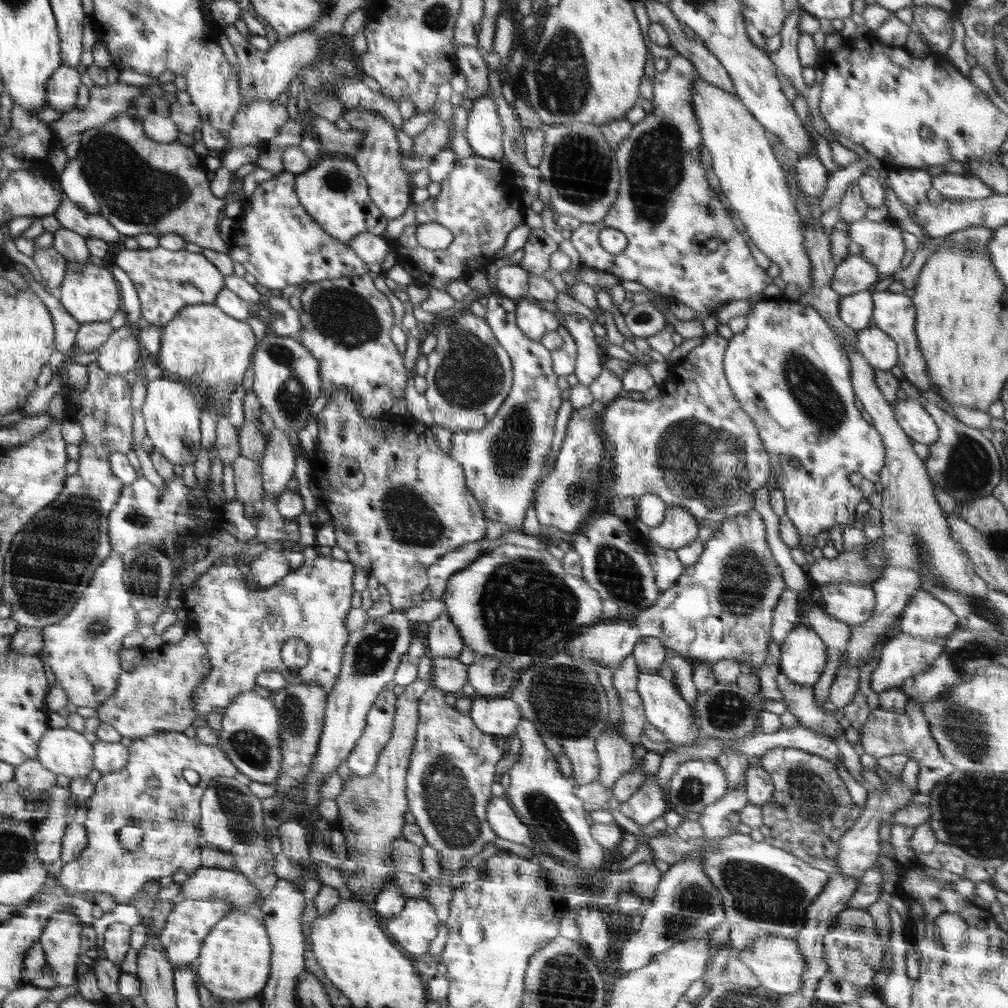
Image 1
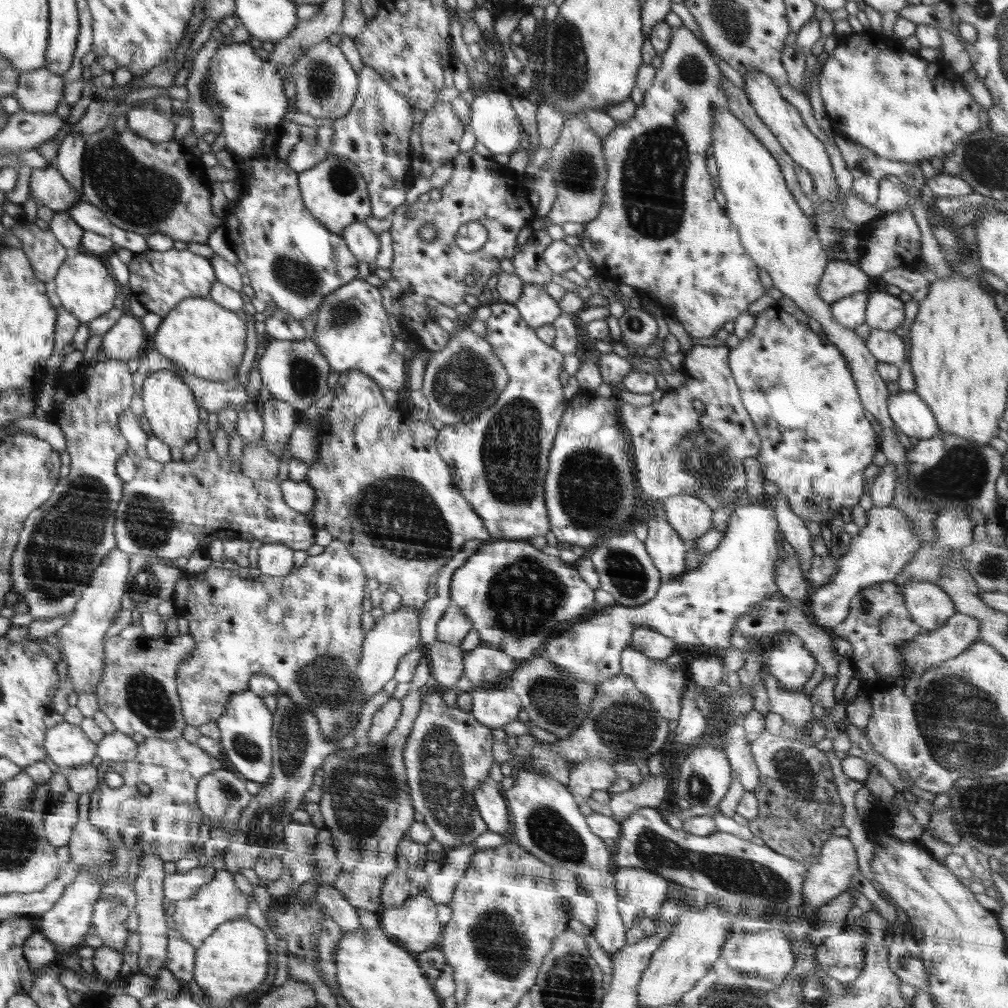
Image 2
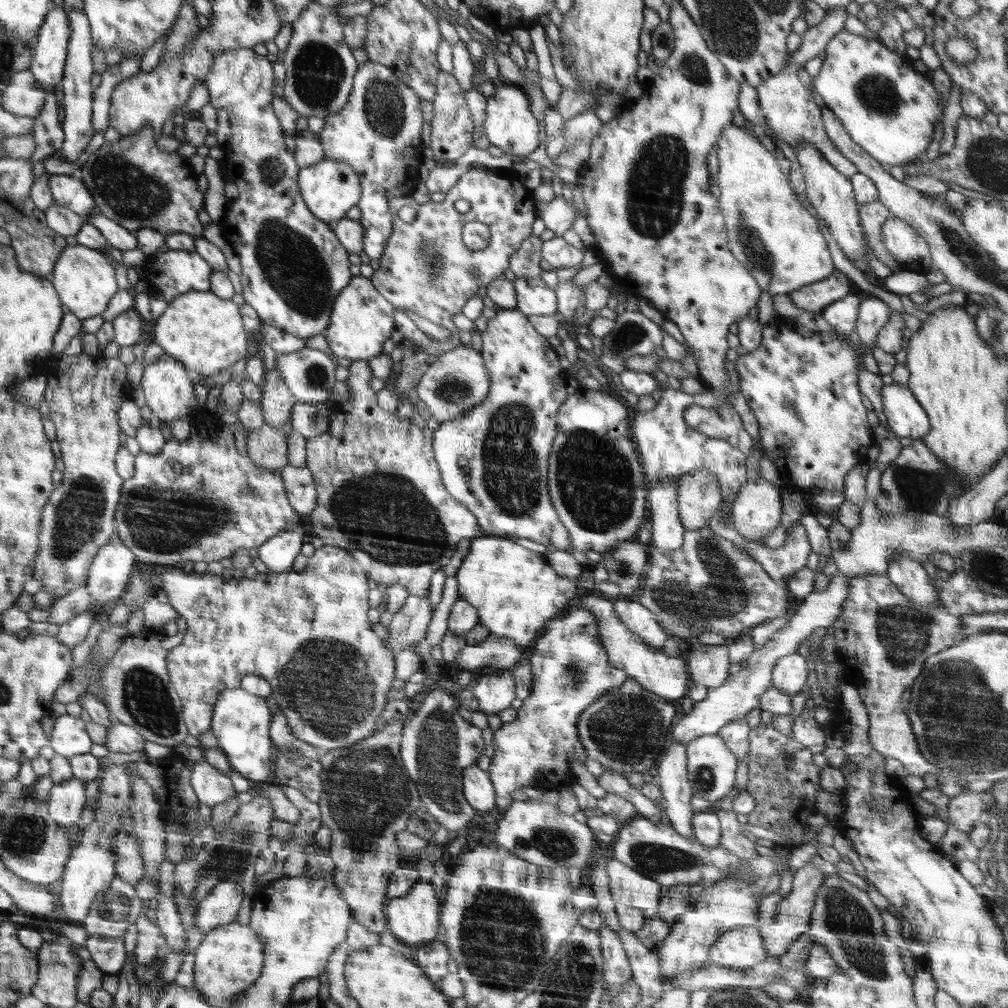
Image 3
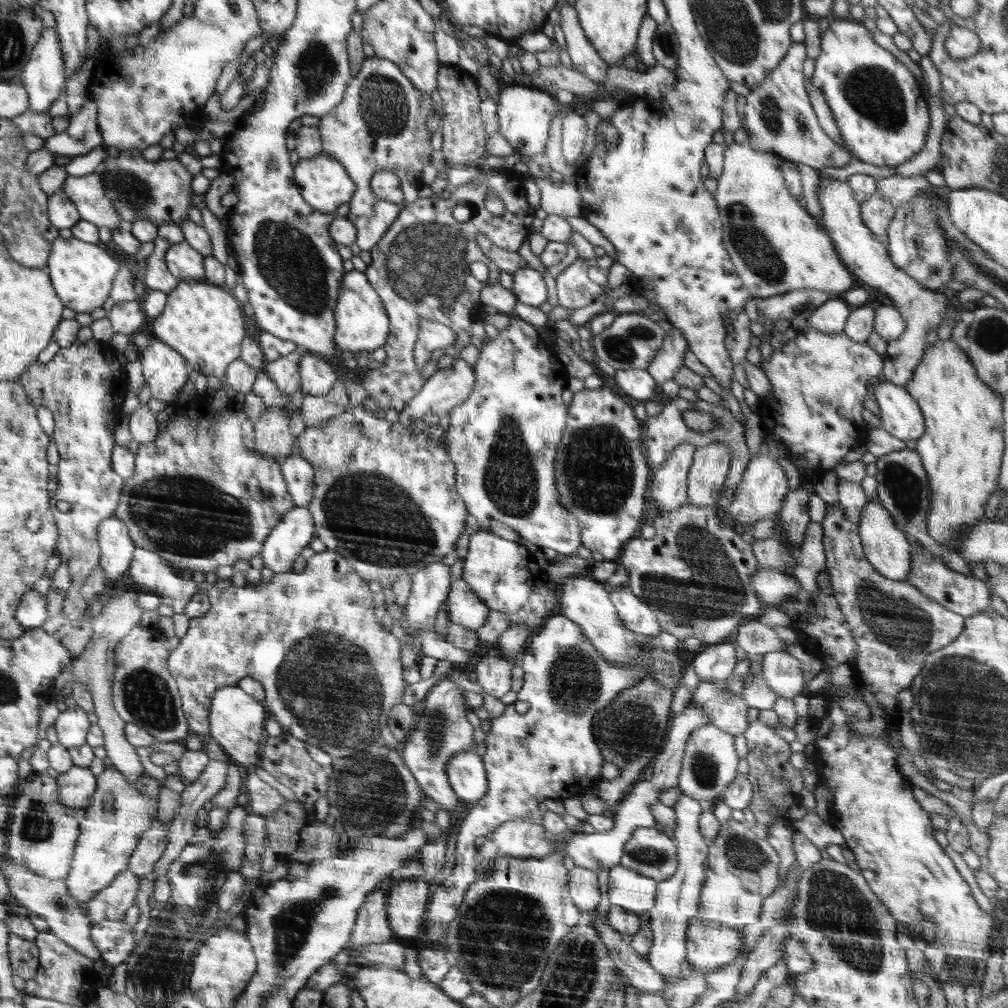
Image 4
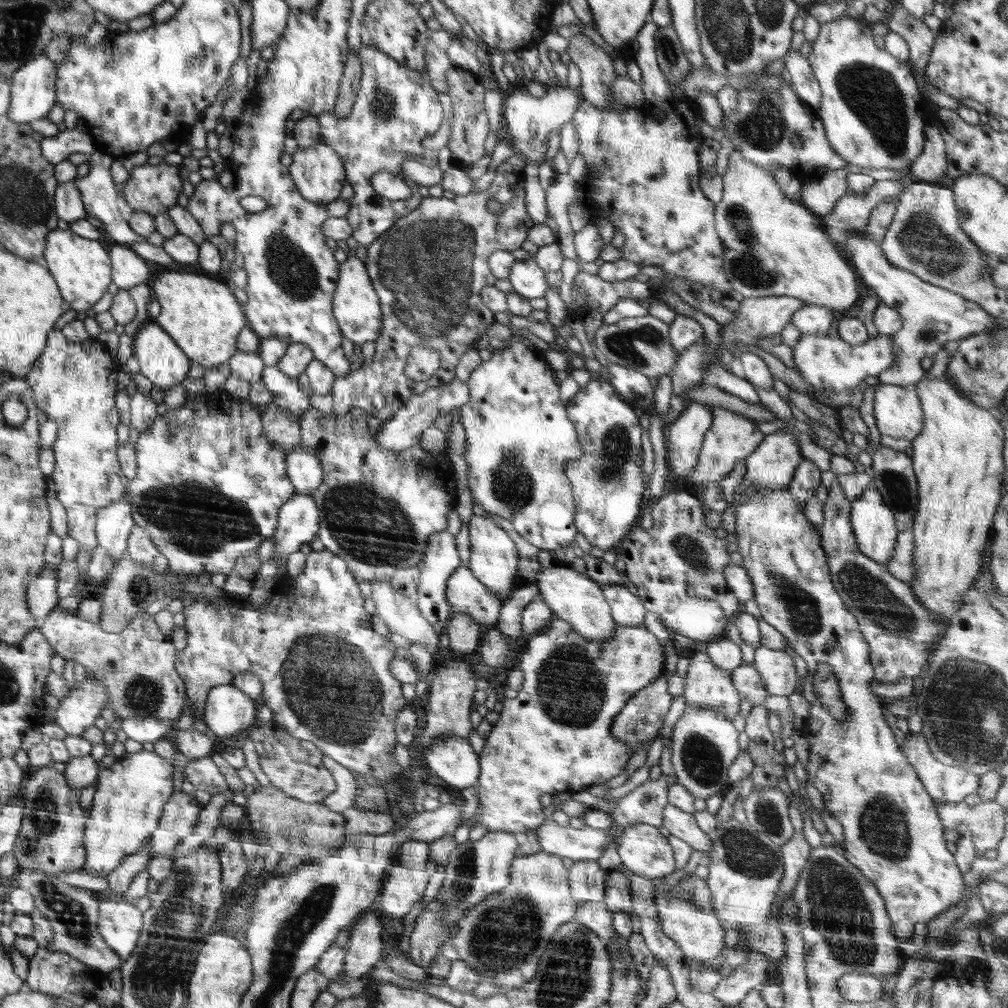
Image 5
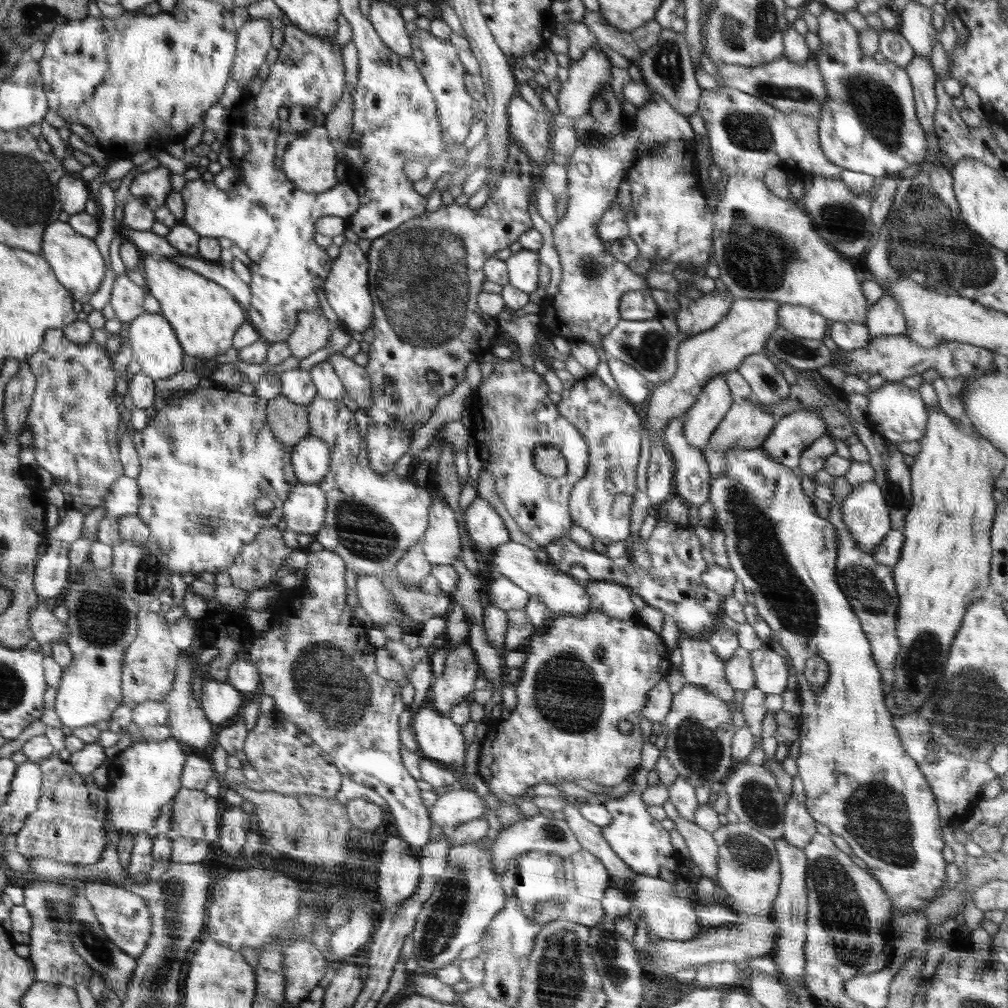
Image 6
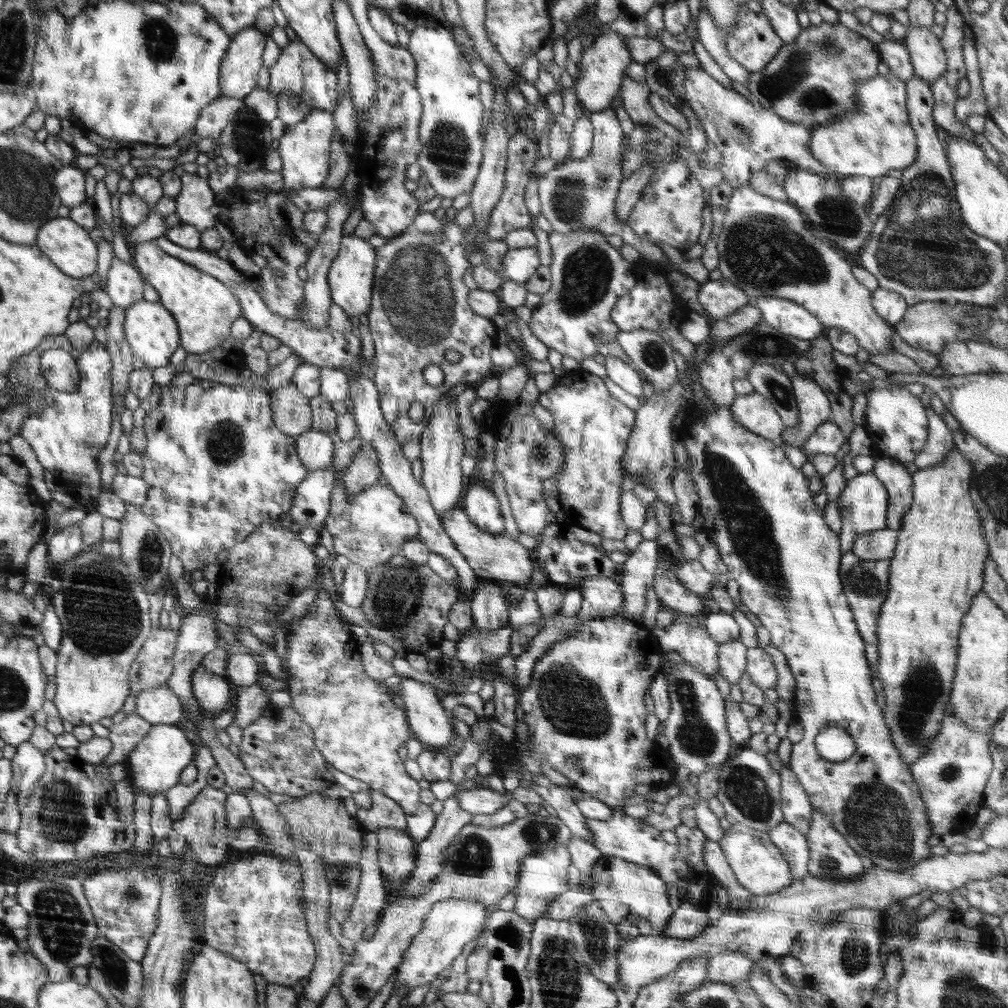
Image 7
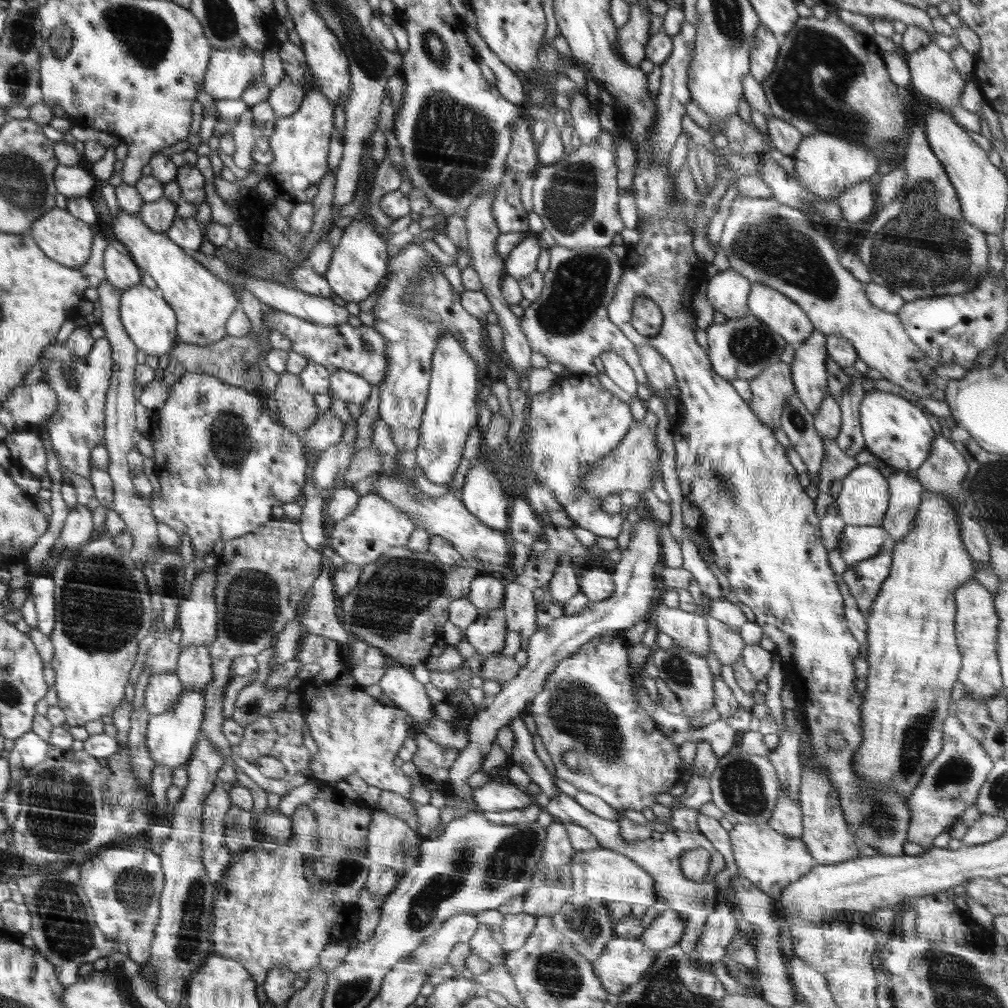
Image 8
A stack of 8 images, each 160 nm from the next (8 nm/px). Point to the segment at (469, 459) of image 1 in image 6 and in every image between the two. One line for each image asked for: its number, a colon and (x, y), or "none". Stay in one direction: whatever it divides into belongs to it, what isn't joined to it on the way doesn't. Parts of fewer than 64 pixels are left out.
2: (500, 459)
3: (494, 459)
4: (502, 439)
5: (519, 439)
6: (511, 415)

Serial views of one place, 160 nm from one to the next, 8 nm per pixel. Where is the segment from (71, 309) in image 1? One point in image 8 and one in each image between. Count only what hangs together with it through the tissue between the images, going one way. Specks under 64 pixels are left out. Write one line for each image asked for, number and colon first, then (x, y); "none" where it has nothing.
2: (86, 290)
3: (85, 280)
4: (82, 272)
5: (81, 267)
6: (79, 266)
7: (69, 246)
8: (65, 238)

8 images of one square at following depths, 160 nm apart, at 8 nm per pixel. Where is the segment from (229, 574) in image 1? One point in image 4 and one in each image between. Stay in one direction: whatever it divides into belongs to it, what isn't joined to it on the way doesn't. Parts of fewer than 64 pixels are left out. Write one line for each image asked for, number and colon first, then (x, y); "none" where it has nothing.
2: (304, 630)
3: (307, 633)
4: (331, 672)

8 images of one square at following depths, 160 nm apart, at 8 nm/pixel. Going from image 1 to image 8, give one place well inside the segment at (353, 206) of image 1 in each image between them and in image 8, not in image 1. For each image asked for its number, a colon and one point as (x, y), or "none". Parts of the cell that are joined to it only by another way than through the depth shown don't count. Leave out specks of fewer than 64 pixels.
2: (333, 190)
3: (330, 187)
4: (323, 182)
5: (317, 171)
6: (309, 162)
7: (304, 148)
8: (300, 143)

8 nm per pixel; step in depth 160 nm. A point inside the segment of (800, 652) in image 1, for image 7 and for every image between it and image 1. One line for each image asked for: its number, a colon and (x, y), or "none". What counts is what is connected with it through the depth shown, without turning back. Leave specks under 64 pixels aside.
2: (790, 663)
3: (789, 674)
4: (782, 672)
5: (776, 668)
6: (770, 670)
7: (760, 668)

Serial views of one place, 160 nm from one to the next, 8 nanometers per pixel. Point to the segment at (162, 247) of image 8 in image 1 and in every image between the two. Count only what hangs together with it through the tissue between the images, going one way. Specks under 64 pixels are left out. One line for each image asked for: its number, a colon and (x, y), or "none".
1: (209, 351)
2: (203, 338)
3: (203, 331)
4: (202, 322)
5: (203, 316)
6: (205, 315)
7: (204, 309)

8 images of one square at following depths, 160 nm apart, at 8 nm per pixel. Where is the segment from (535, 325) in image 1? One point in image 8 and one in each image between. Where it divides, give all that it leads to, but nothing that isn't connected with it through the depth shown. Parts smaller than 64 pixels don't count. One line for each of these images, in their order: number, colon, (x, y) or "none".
2: (536, 306)
3: (534, 297)
4: (529, 287)
5: (527, 278)
6: (523, 266)
7: (519, 264)
8: (522, 261)

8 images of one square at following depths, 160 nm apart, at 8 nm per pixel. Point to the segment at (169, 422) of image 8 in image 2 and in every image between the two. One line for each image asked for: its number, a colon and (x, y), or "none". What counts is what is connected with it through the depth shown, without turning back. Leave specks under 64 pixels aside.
2: (170, 510)
3: (201, 500)
4: (201, 497)
5: (208, 488)
6: (205, 457)
7: (216, 467)

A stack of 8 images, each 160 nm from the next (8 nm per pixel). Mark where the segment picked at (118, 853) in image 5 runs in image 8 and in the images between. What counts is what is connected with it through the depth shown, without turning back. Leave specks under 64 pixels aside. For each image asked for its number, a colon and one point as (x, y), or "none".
6: (142, 778)
7: (155, 765)
8: (172, 736)

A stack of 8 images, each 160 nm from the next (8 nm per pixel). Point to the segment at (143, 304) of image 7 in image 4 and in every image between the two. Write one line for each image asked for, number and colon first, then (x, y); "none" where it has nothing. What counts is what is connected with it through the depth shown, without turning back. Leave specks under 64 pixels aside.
4: (164, 368)
5: (162, 361)
6: (154, 343)

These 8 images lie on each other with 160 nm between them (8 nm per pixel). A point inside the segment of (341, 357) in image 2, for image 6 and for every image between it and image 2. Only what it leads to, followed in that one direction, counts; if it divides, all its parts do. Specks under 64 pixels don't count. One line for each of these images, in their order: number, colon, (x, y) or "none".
3: (362, 320)
4: (362, 323)
5: (356, 307)
6: (346, 288)

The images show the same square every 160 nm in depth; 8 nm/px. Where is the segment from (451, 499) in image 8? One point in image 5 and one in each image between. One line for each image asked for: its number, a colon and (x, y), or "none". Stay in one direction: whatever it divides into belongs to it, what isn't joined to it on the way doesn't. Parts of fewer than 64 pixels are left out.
5: (573, 597)
6: (518, 563)
7: (499, 558)

